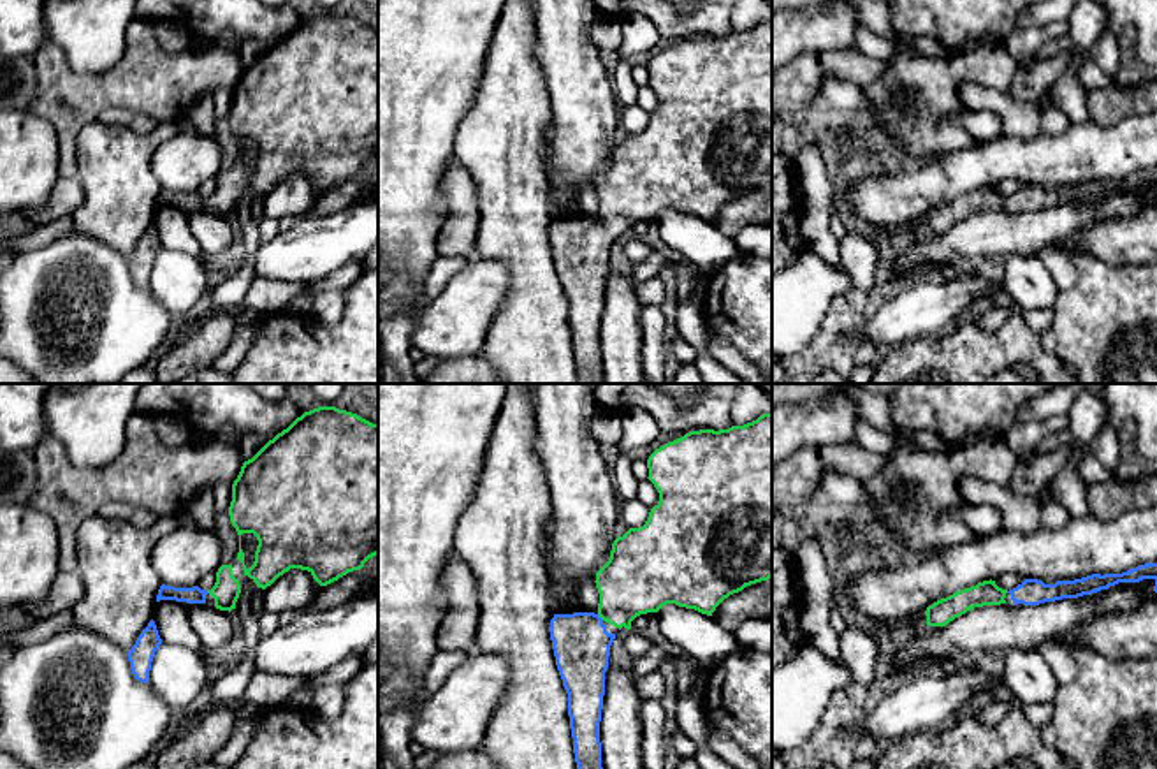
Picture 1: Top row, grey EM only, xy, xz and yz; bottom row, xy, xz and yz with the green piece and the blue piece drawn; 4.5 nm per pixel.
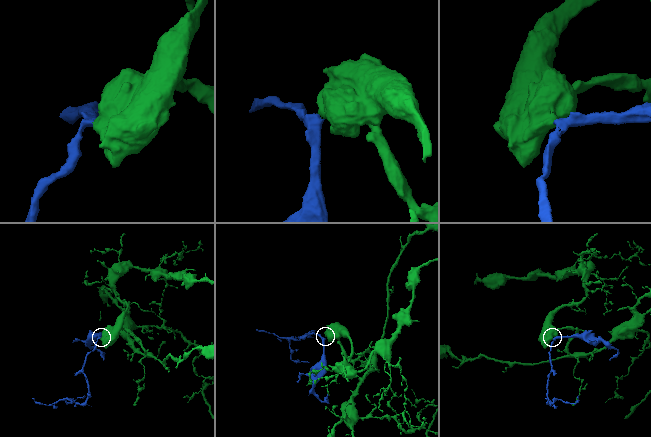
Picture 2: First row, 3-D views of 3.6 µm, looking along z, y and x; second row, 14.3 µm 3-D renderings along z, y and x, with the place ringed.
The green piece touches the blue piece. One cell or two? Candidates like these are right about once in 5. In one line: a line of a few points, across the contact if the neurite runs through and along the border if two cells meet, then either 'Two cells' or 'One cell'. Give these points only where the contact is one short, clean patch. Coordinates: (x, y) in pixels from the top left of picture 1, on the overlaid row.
Line: xz (639, 578), (600, 616), (582, 634), (581, 643). One cell

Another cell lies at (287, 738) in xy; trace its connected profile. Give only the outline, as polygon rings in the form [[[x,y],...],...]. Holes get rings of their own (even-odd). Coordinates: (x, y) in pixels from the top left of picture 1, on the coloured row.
[[[367,663],[345,686],[345,706],[338,718],[327,720],[311,709],[276,706],[264,709],[244,753],[234,769],[378,769],[378,663]]]

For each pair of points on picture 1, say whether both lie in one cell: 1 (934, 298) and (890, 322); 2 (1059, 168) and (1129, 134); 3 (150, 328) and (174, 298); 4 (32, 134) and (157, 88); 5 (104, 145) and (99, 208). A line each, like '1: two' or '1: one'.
1: one
2: one
3: two
4: two
5: one

